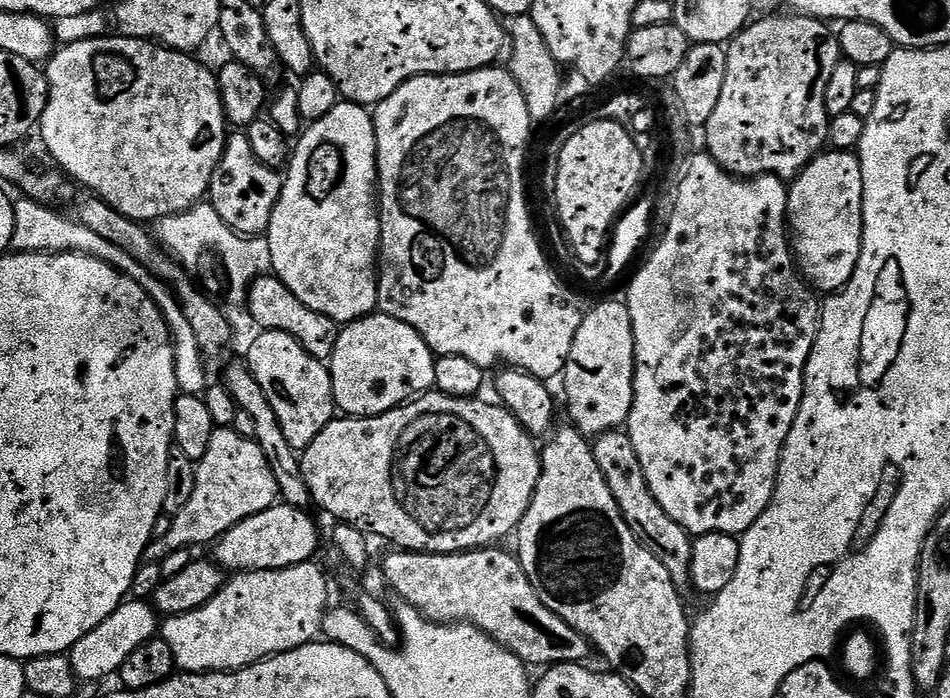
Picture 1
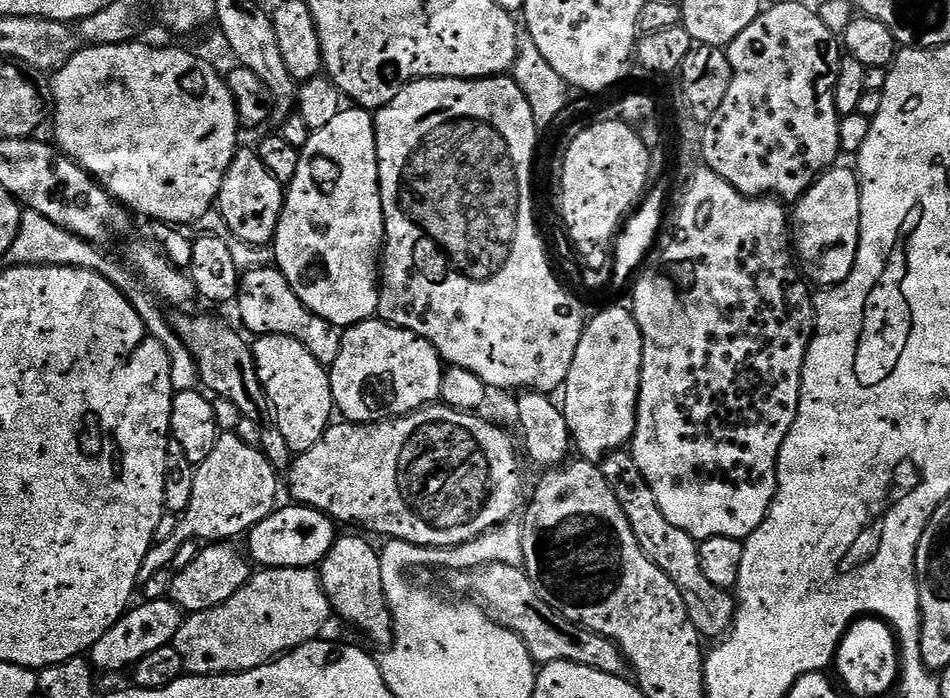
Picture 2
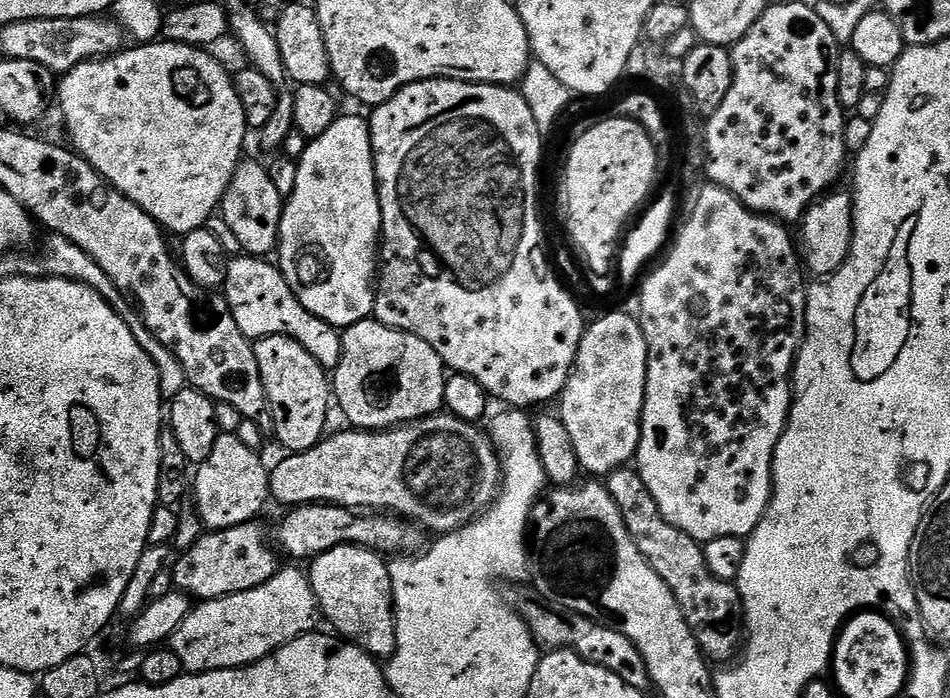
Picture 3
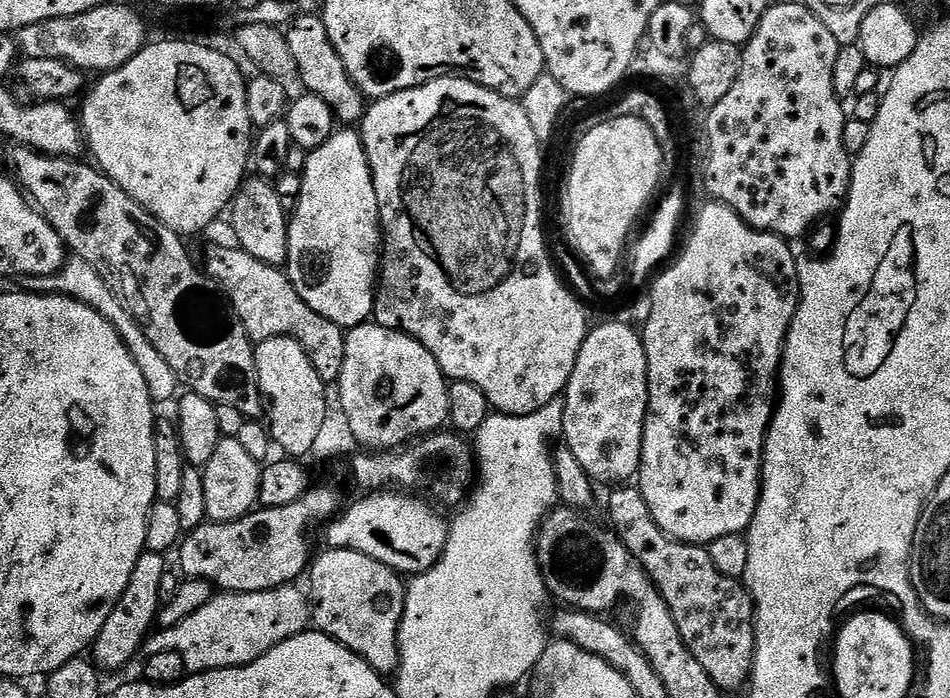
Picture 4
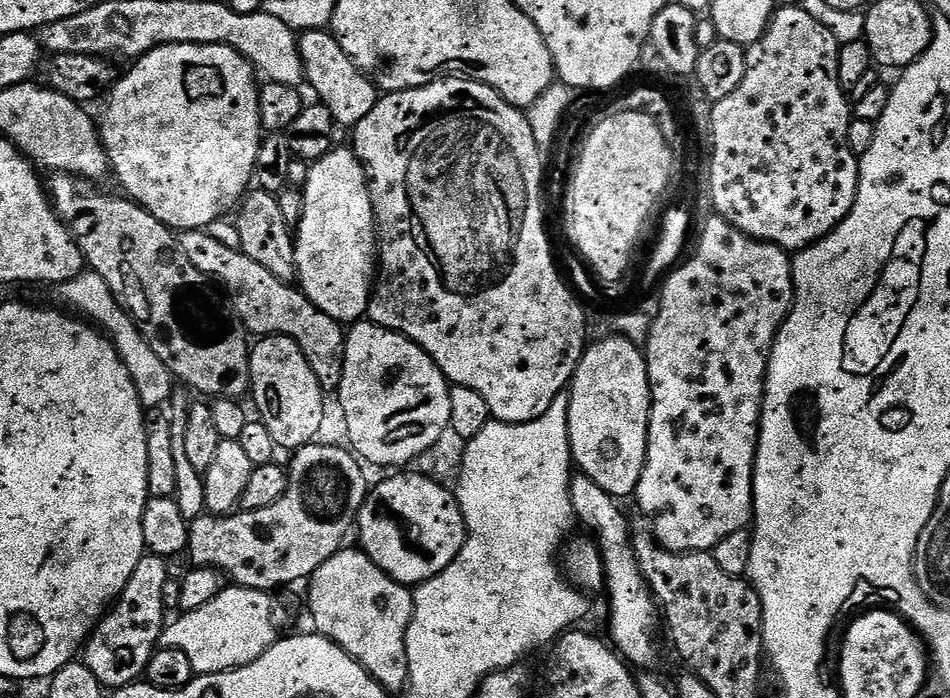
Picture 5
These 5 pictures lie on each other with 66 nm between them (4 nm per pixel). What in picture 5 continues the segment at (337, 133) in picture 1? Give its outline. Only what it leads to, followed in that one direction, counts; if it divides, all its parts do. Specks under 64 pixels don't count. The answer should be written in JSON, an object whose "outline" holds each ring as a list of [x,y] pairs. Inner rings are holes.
{"outline":[[[333,147],[308,169],[308,181],[302,189],[304,209],[294,232],[296,242],[296,280],[301,292],[318,310],[348,326],[367,313],[374,281],[378,275],[378,237],[376,215],[368,193],[368,179],[360,159],[351,147]]]}

